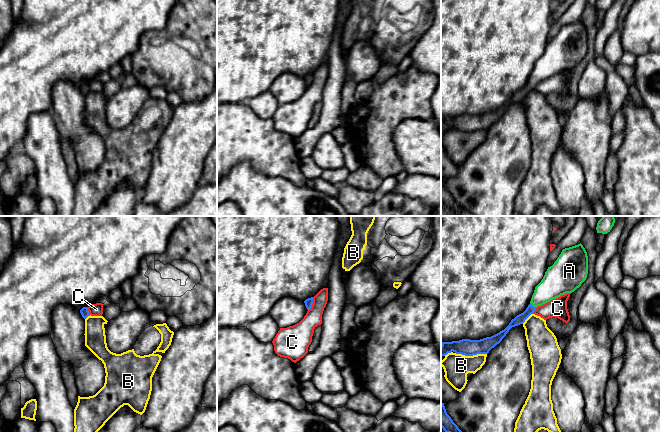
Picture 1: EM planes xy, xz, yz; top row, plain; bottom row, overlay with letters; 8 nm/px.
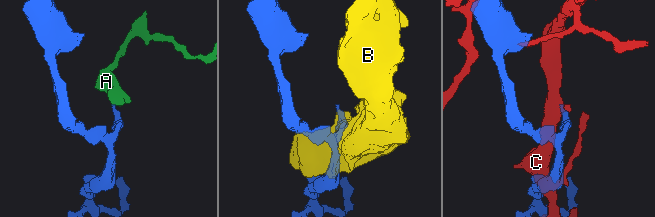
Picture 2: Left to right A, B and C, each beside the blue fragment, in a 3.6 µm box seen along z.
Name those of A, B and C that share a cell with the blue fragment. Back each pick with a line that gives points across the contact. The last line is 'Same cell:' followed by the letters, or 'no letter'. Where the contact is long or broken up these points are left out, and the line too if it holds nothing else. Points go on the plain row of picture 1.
A: runs through yz (519, 95), (533, 82), (554, 60)
Same cell: A

